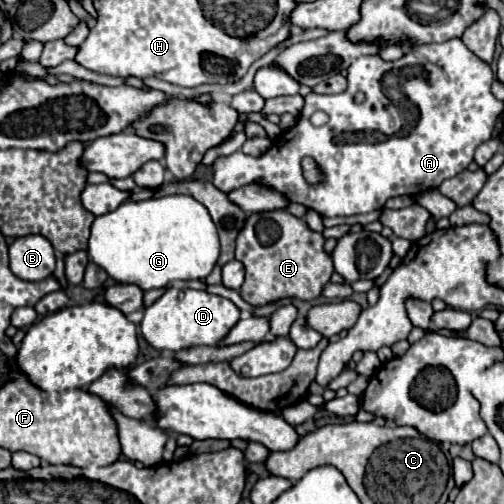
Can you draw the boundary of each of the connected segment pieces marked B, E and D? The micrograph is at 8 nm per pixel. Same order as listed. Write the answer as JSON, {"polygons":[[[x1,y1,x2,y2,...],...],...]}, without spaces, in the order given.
{"polygons":[[[24,236,10,244,10,270,30,282,52,276,56,264,54,248,44,236]],[[286,210,250,214,236,240,236,260,246,266,246,280,240,288,242,300,252,306,262,306,284,298,318,298,334,272,332,256,324,250,324,242,324,236,310,230,306,220]],[[168,288,150,308,144,310,140,330,144,338,158,350,182,350,190,346,216,346,230,328,240,320,240,310,234,302,222,296,208,294,206,290,176,290]]]}

